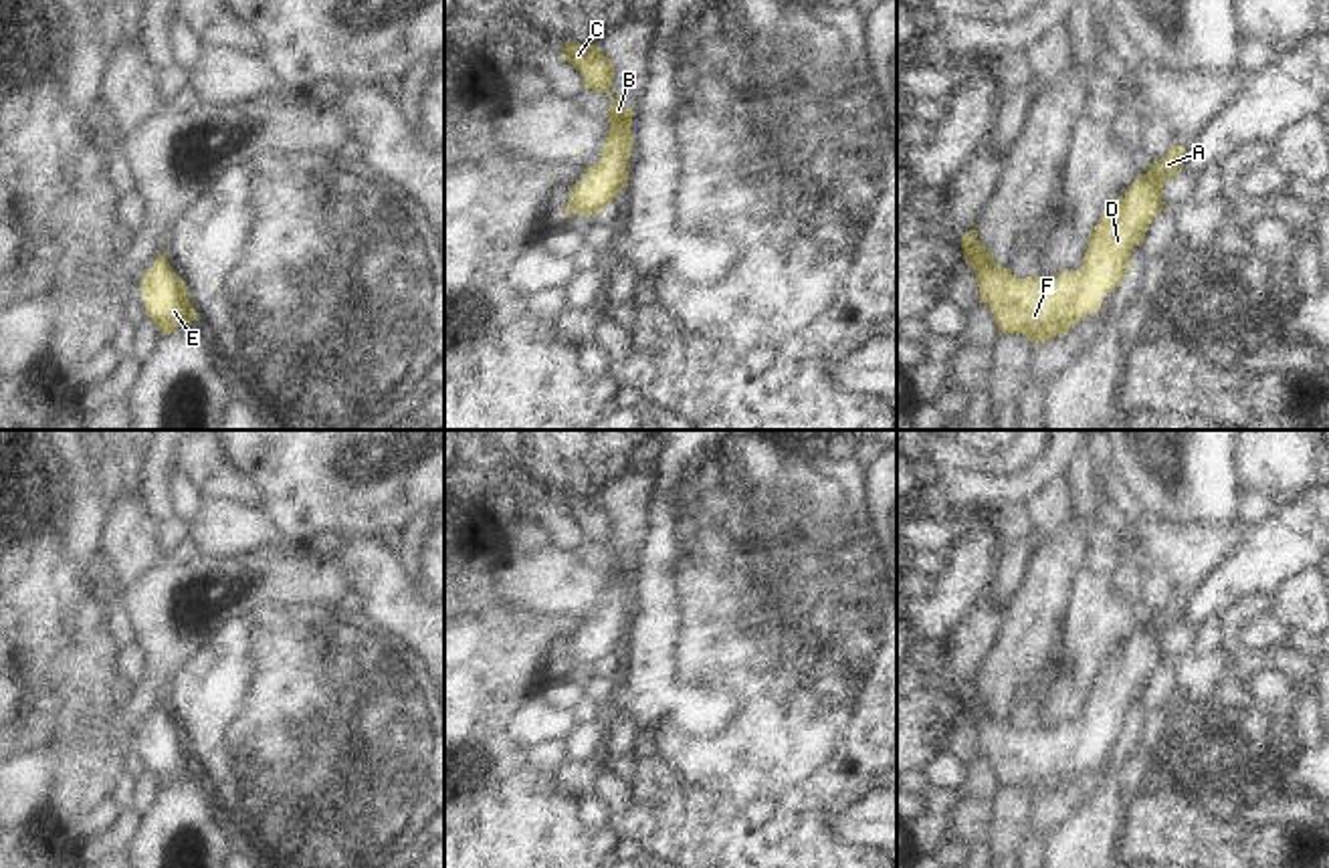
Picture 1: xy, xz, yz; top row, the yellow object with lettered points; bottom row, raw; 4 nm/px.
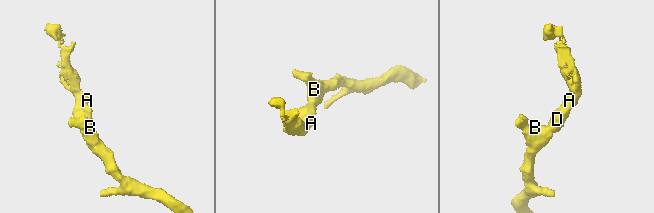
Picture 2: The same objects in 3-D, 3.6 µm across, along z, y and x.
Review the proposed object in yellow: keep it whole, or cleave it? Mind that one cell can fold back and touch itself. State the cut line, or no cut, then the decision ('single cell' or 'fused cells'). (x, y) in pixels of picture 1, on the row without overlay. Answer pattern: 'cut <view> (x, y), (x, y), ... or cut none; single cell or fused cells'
cut none; single cell

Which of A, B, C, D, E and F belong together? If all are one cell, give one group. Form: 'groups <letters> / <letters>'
groups A B C D E F

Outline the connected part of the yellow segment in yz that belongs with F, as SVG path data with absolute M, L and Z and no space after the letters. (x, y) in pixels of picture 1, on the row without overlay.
M1173 595L1135 630L1125 648L1089 682L1089 700L1079 723L1018 731L980 696L978 682L965 684L963 713L976 725L980 753L992 761L1000 787L1022 785L1038 797L1097 765L1101 749L1125 733L1129 707L1141 698L1151 672L1163 662L1163 636L1182 624L1184 612L1186 600Z

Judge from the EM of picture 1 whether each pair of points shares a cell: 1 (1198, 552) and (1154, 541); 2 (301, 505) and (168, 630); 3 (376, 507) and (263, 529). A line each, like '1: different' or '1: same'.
1: same
2: different
3: different

